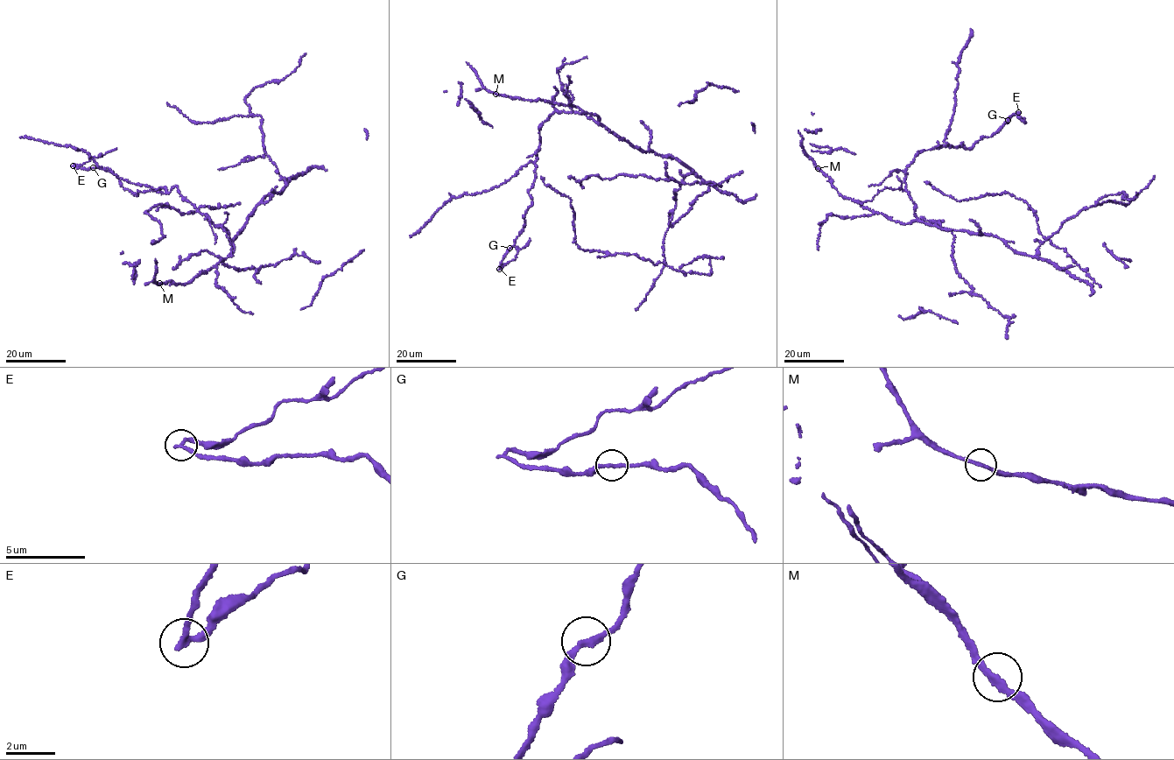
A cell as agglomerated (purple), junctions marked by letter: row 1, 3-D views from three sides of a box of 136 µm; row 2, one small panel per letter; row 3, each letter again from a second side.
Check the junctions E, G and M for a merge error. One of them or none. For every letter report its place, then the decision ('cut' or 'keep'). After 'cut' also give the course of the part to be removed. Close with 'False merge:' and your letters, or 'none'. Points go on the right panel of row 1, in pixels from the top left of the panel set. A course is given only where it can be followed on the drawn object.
E: at (1018, 112); cut
G: at (1008, 120); keep
M: at (818, 168); keep
False merge: E

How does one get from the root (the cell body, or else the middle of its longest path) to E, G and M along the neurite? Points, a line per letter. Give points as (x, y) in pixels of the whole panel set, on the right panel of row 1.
E: (914, 214), (904, 180), (917, 154), (947, 144), (971, 148), (1018, 112)
G: (914, 214), (904, 180), (915, 156), (938, 146), (971, 148), (998, 131), (1008, 120)
M: (914, 214), (916, 220), (902, 223), (874, 212), (860, 201), (843, 197), (832, 186), (830, 179), (818, 168)

